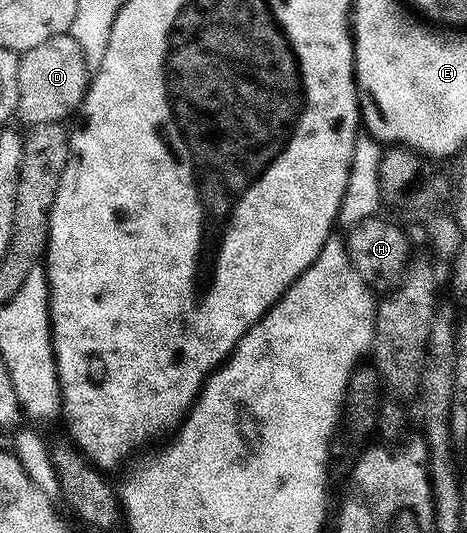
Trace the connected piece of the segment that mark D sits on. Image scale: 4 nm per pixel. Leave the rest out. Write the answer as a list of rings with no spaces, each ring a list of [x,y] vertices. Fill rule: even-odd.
[[[69,33],[44,42],[36,50],[23,53],[20,58],[19,119],[27,127],[65,123],[81,107],[92,84],[91,71],[84,54],[85,47]]]

